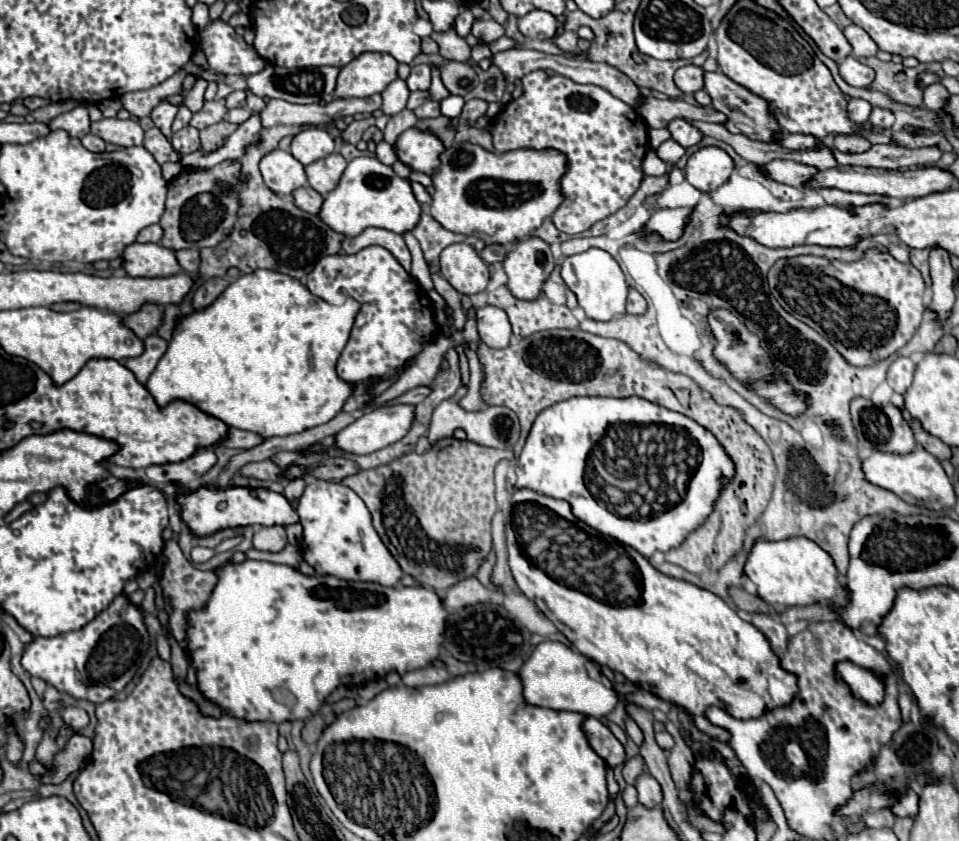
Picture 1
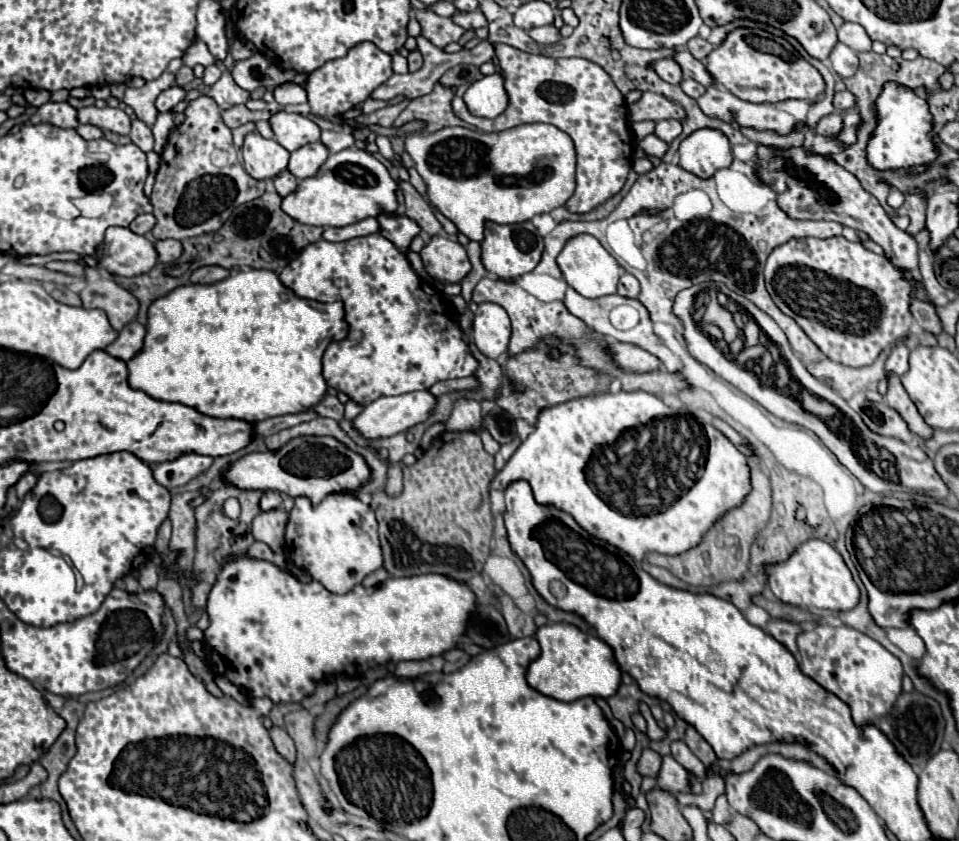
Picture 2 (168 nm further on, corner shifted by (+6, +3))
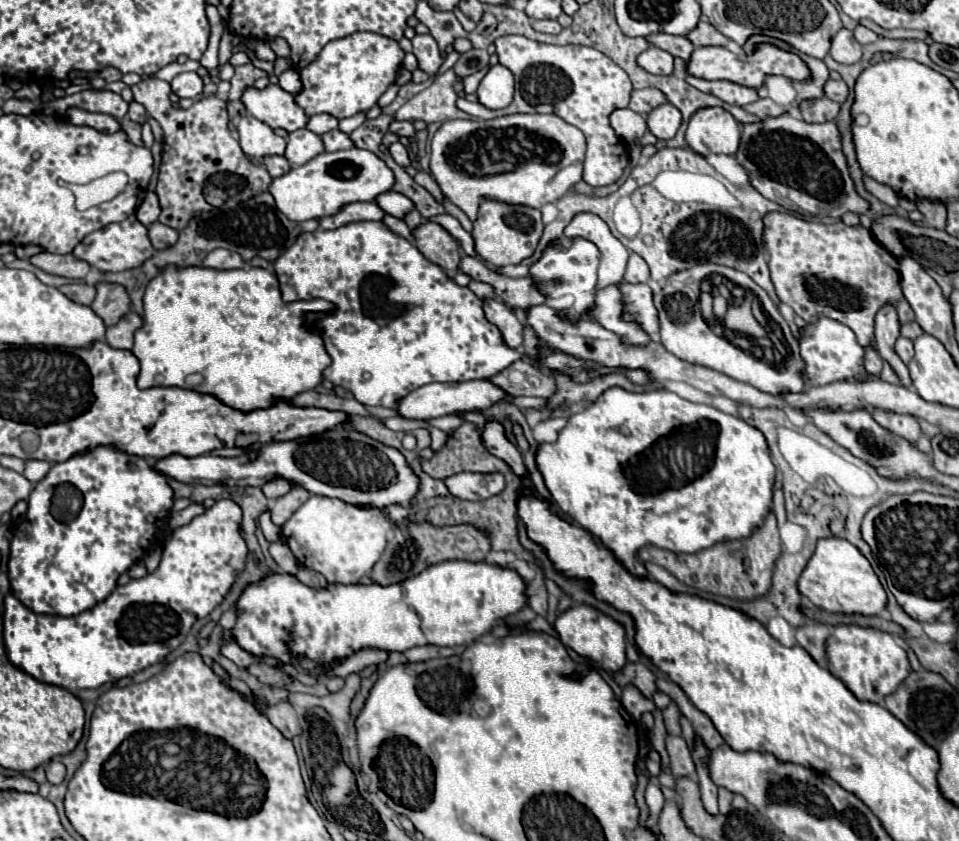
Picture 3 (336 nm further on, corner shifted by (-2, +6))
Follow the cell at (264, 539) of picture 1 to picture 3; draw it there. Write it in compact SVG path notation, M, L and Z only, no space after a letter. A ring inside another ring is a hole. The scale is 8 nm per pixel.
M291 487L291 491L279 499L271 501L269 513L271 513L271 521L277 527L283 527L283 523L289 519L289 515L293 515L293 511L305 503L309 499L309 491L305 491L303 487Z

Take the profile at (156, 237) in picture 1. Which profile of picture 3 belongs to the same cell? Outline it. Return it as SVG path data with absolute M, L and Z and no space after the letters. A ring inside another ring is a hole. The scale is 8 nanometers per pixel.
M153 191L145 193L145 201L143 201L143 203L141 203L141 207L137 209L137 219L139 219L145 227L149 227L151 223L155 223L155 221L157 221L159 213L161 213L161 207L159 207L157 195L155 195Z

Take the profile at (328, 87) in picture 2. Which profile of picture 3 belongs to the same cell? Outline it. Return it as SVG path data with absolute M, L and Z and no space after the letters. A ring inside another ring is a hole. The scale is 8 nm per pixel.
M369 31L353 33L349 37L327 43L319 57L309 67L299 71L303 91L295 97L295 101L309 117L329 113L337 119L345 119L359 111L369 111L395 81L403 55L405 53L397 41Z

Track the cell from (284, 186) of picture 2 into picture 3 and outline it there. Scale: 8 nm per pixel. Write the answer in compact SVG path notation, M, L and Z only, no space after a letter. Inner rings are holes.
M263 157L263 163L271 177L281 177L285 175L285 171L291 171L291 165L285 157Z

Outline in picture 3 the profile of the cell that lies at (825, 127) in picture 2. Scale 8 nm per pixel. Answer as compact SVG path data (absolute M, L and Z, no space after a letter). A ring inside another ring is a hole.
M823 97L823 99L809 99L803 101L799 111L803 115L803 119L807 123L827 123L827 121L835 121L839 115L841 105L833 103L831 99Z

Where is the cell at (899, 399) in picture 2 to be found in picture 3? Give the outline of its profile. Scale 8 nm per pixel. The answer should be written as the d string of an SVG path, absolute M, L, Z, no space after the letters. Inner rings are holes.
M885 305L877 313L875 339L877 339L877 349L879 349L881 359L891 365L891 369L897 373L903 387L911 387L911 377L909 377L907 365L895 353L895 343L899 339L899 319L897 319L895 309L889 305Z

